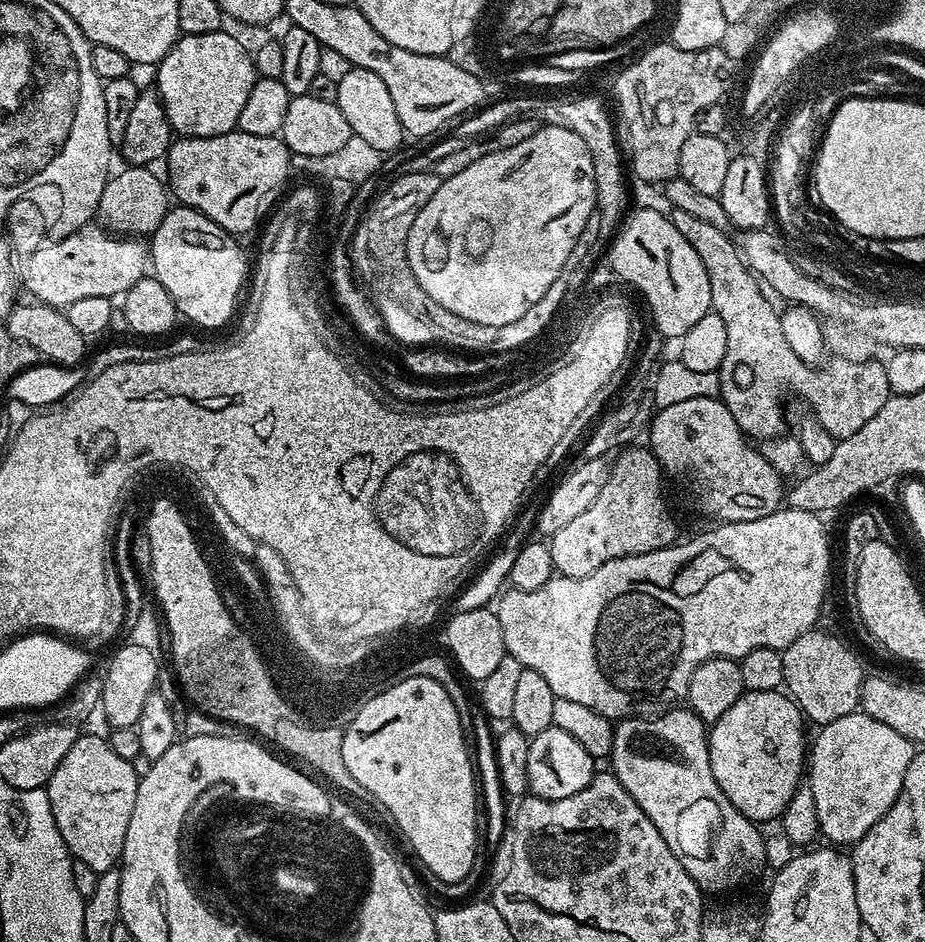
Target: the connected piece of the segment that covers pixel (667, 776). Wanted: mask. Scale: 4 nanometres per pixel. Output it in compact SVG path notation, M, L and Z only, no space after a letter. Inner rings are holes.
M676 706L665 716L656 716L653 720L641 718L624 718L612 729L611 771L620 779L622 786L642 806L642 810L658 826L658 834L666 838L666 846L682 862L686 874L694 878L701 893L728 892L739 884L756 876L767 865L770 853L766 847L765 837L755 823L743 816L739 810L722 794L718 782L714 778L714 770L710 770L710 754L708 753L708 732L705 721L695 712L684 706Z

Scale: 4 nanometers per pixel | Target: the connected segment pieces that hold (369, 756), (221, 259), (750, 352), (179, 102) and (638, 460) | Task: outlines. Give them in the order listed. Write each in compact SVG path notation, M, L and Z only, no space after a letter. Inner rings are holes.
M405 675L406 678L397 679L392 688L370 698L368 702L357 712L357 716L349 719L348 725L344 728L342 738L342 758L346 762L346 770L354 774L354 778L364 787L365 792L370 793L383 806L385 813L394 823L400 827L402 835L408 839L410 847L416 851L416 856L437 876L440 880L445 880L448 884L456 884L459 880L464 880L472 872L472 867L476 864L476 812L478 813L478 789L476 780L472 776L472 760L468 756L468 742L464 734L464 727L460 725L458 710L454 702L450 702L450 694L425 676Z
M172 206L169 207L167 214L162 218L162 222L152 232L150 237L150 272L151 275L155 276L158 282L162 282L162 286L166 286L166 294L170 294L170 298L174 298L174 306L176 307L177 313L181 317L184 316L188 320L193 320L200 328L220 328L228 319L232 316L232 311L237 311L238 304L236 306L236 299L240 296L240 287L243 286L244 282L249 279L250 276L250 260L244 257L244 252L240 249L240 244L233 233L226 231L225 228L219 228L217 224L210 218L206 218L198 210L193 208L186 208L183 206Z
M728 252L724 256L724 264L720 263L713 263L710 268L715 285L712 302L728 327L726 358L718 369L718 396L729 408L741 431L749 437L779 437L784 432L784 408L780 403L787 392L793 392L812 407L810 412L815 421L837 441L850 438L850 434L858 434L858 430L874 418L872 408L856 408L856 404L860 404L860 392L824 392L824 388L812 388L812 384L816 384L812 366L794 354L784 340L778 330L777 311L772 310L759 286L751 280L753 277L745 261Z
M227 30L181 35L155 72L155 91L160 93L170 126L177 137L221 136L233 131L238 116L242 114L242 106L246 106L248 90L258 79L255 63L250 62L250 52L232 40Z
M628 446L611 465L605 484L588 510L550 537L553 569L561 576L586 578L611 560L637 556L673 543L676 524L664 501L662 467L647 447Z

